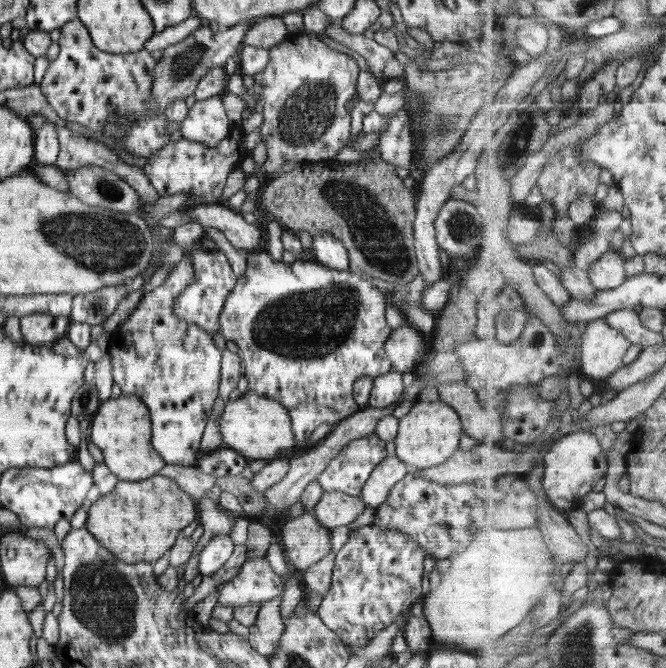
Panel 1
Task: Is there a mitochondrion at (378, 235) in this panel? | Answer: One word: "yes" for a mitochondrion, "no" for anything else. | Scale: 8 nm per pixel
yes

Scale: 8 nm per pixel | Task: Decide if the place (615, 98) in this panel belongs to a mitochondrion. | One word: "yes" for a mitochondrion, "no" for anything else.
no

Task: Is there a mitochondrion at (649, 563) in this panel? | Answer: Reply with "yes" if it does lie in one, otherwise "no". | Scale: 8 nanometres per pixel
no

